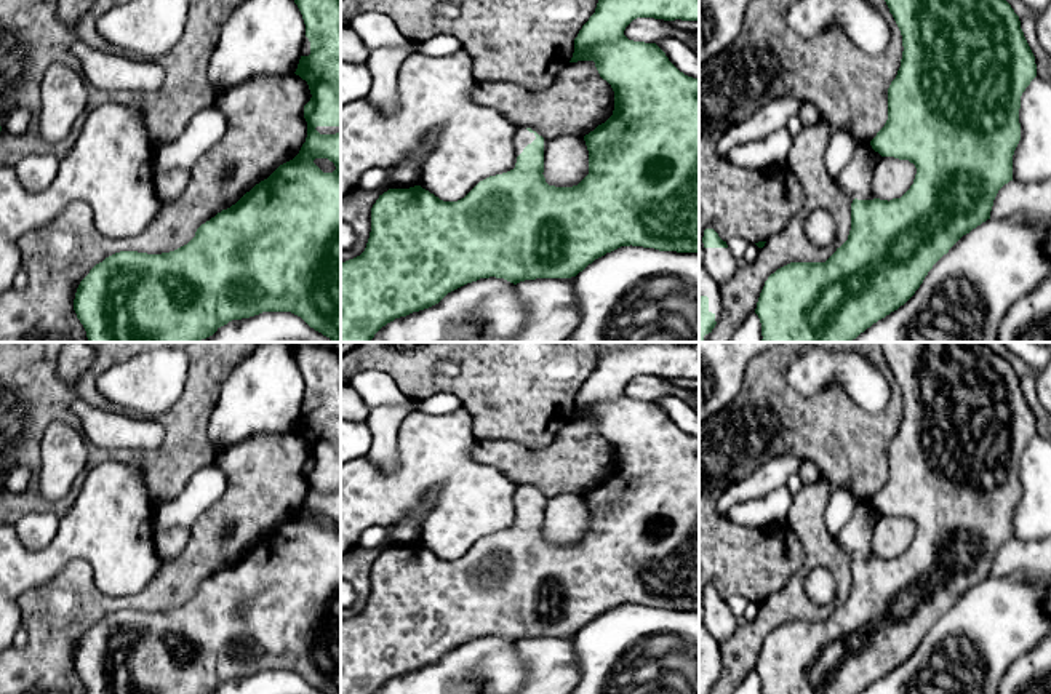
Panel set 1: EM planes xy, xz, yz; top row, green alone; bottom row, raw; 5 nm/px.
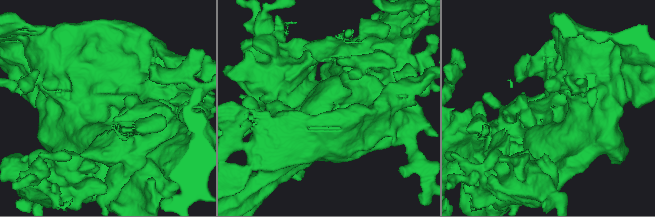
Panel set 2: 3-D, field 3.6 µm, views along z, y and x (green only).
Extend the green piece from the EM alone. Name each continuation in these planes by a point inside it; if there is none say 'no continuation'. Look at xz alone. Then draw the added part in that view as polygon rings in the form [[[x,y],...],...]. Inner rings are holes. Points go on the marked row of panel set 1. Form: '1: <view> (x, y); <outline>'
1: xz (522, 138); [[[517,126],[515,136],[514,136],[514,147],[515,147],[515,157],[518,157],[523,149],[531,144],[536,139],[534,133],[529,133],[523,126]]]

